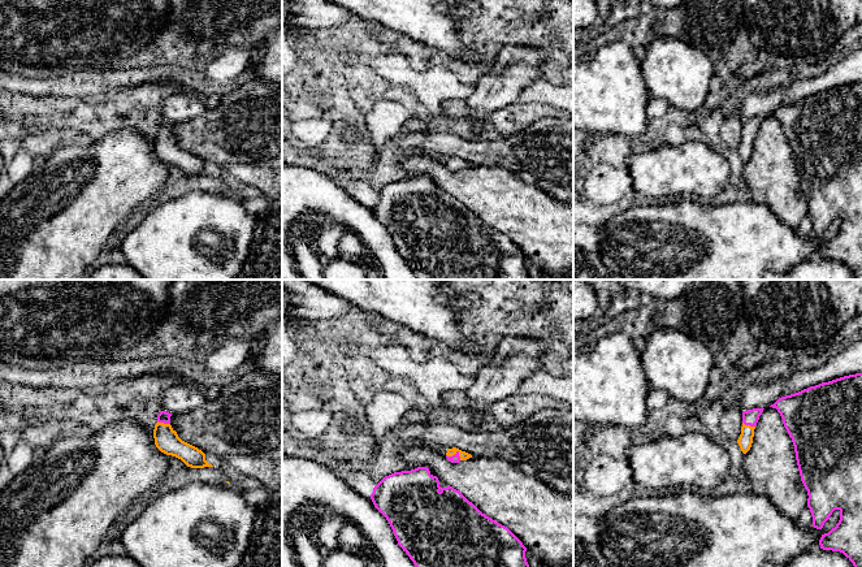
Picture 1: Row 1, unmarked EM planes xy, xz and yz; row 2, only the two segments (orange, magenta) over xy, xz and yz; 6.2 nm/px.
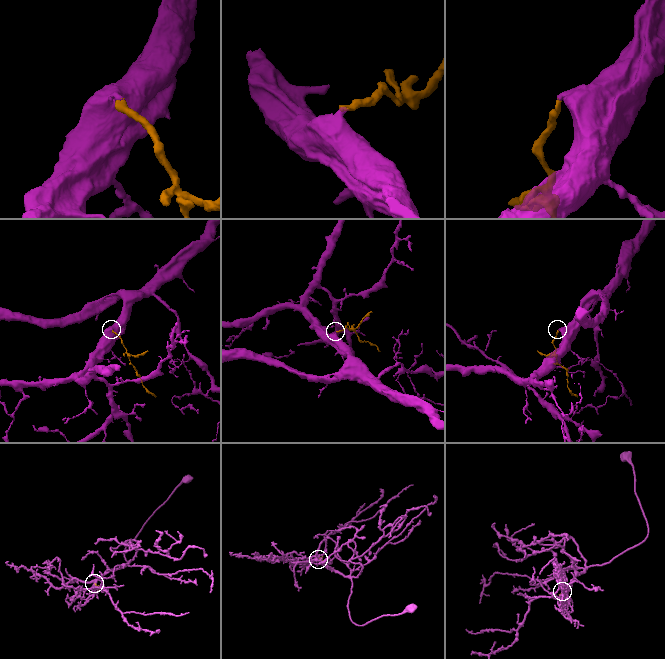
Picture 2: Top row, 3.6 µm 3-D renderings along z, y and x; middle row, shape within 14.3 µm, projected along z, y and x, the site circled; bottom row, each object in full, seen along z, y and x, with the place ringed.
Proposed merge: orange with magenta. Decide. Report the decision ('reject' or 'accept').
accept

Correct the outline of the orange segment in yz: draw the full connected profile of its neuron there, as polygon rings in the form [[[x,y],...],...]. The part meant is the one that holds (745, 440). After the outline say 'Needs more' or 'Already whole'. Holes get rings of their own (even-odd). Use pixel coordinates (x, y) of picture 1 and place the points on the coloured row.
[[[753,408],[742,412],[741,434],[737,443],[744,454],[746,454],[753,443],[754,429],[764,408]]]. Needs more

